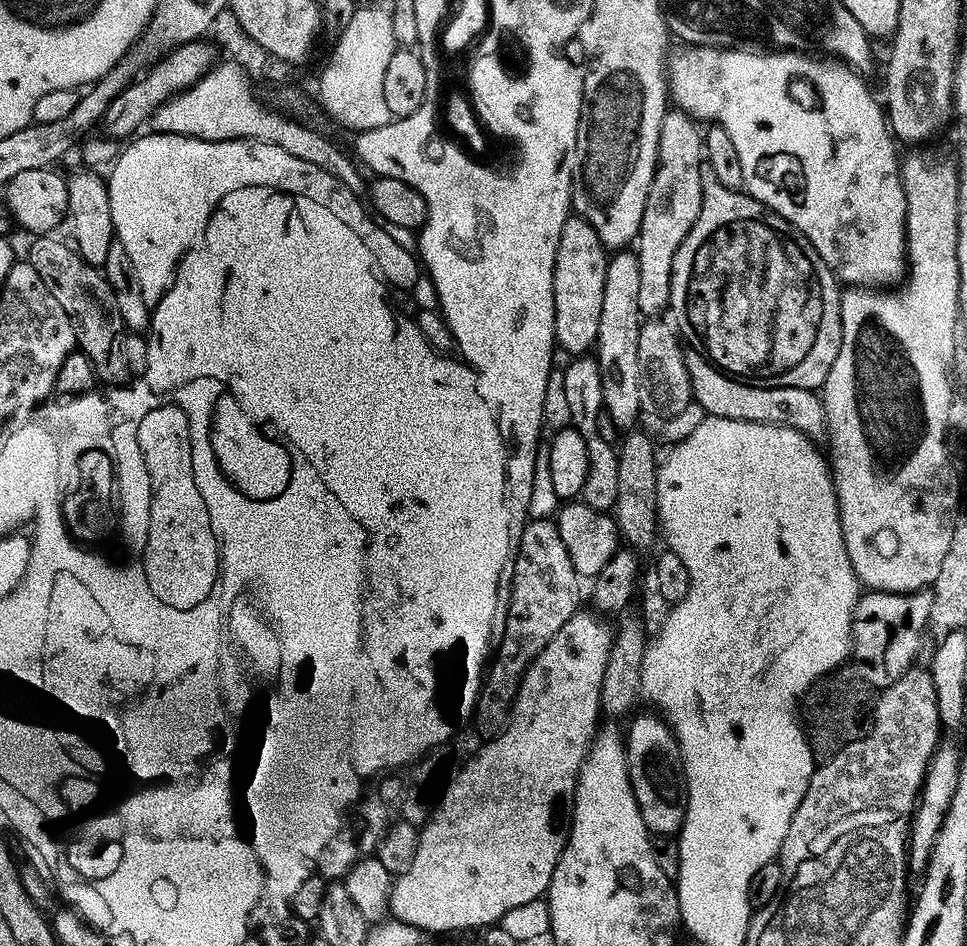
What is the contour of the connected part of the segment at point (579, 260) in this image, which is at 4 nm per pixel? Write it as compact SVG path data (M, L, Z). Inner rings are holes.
M569 214L563 223L555 254L554 304L556 343L562 349L586 352L595 345L602 312L602 290L608 256L597 232L586 218Z

